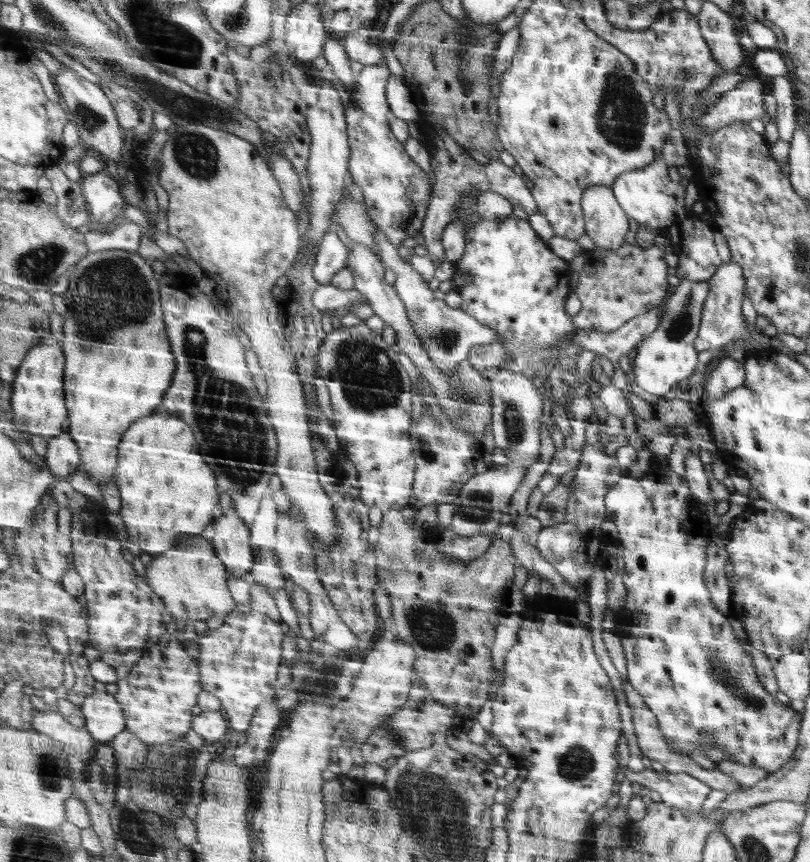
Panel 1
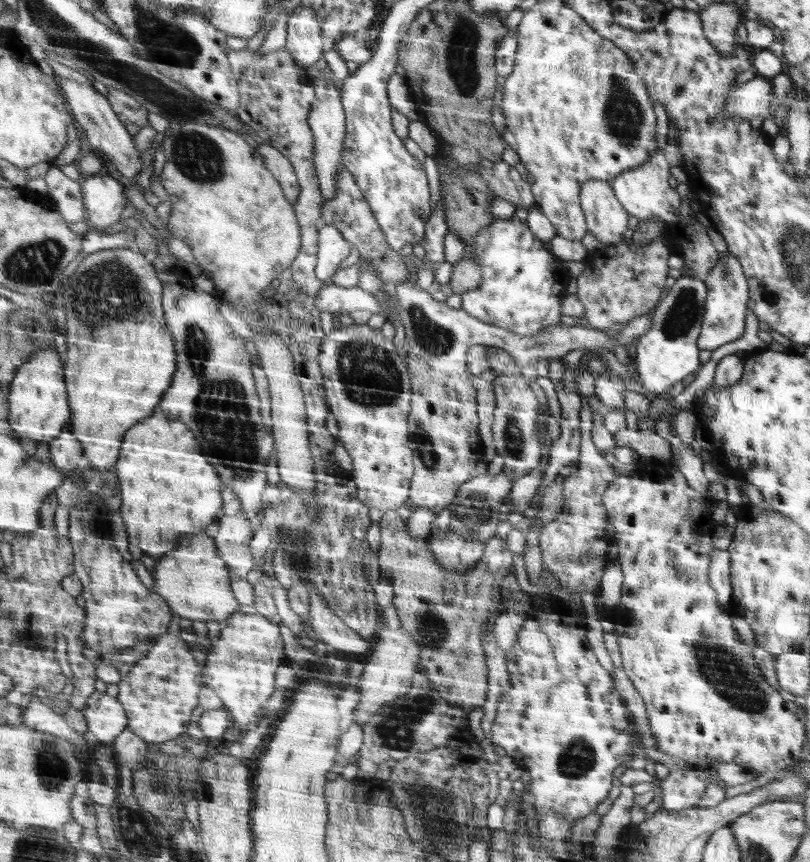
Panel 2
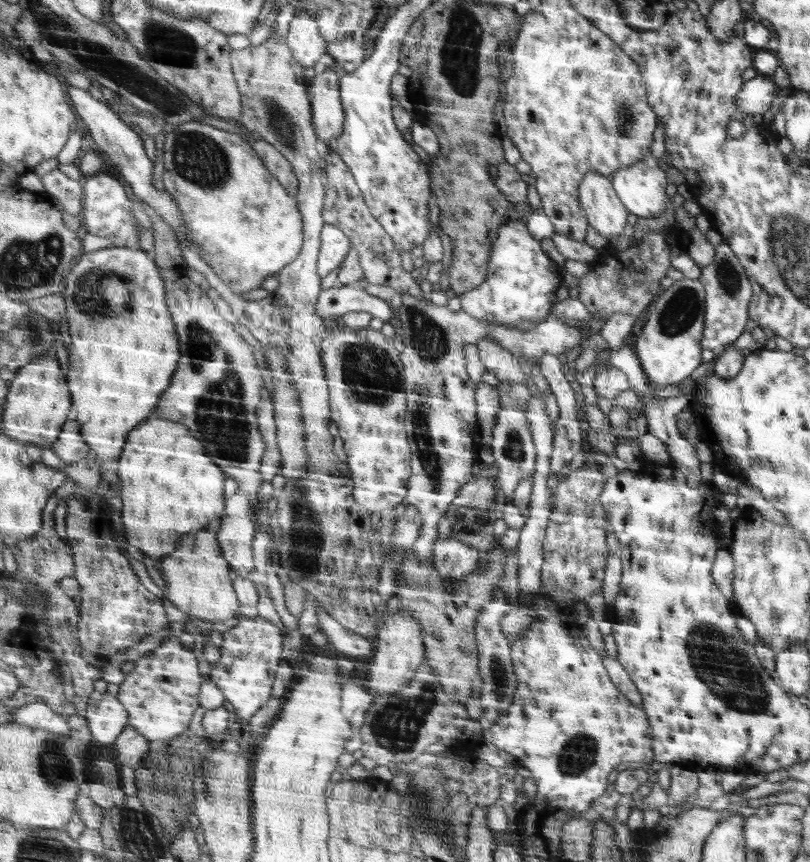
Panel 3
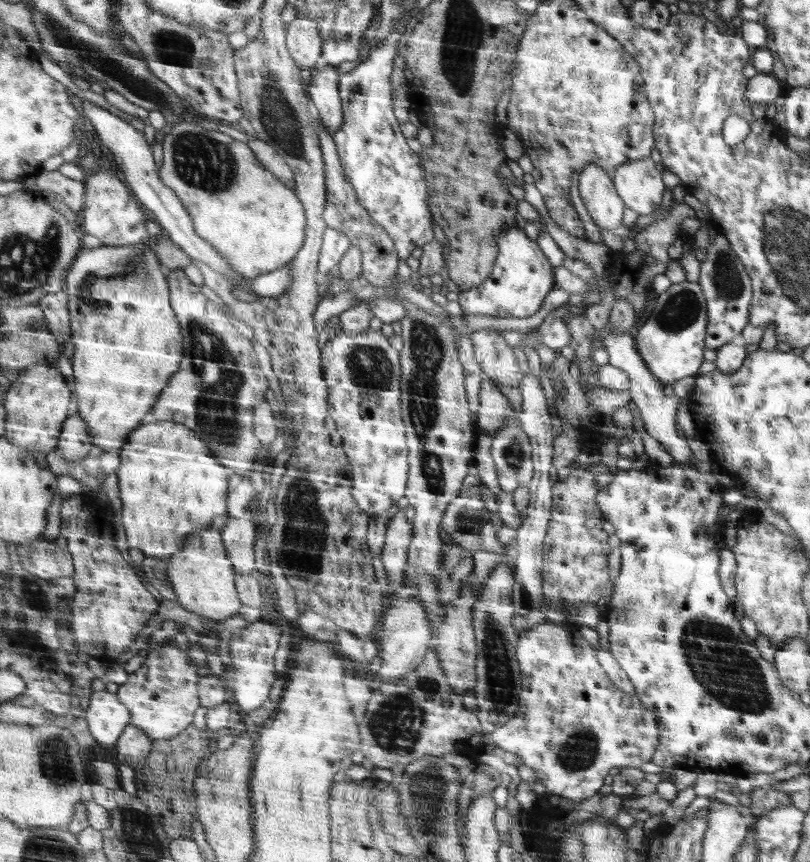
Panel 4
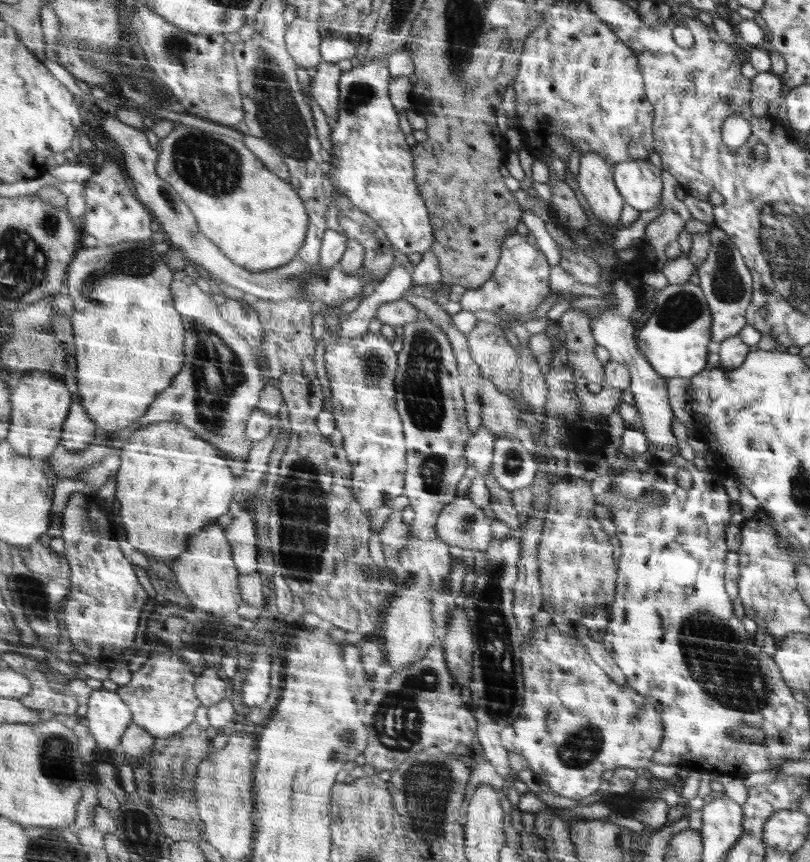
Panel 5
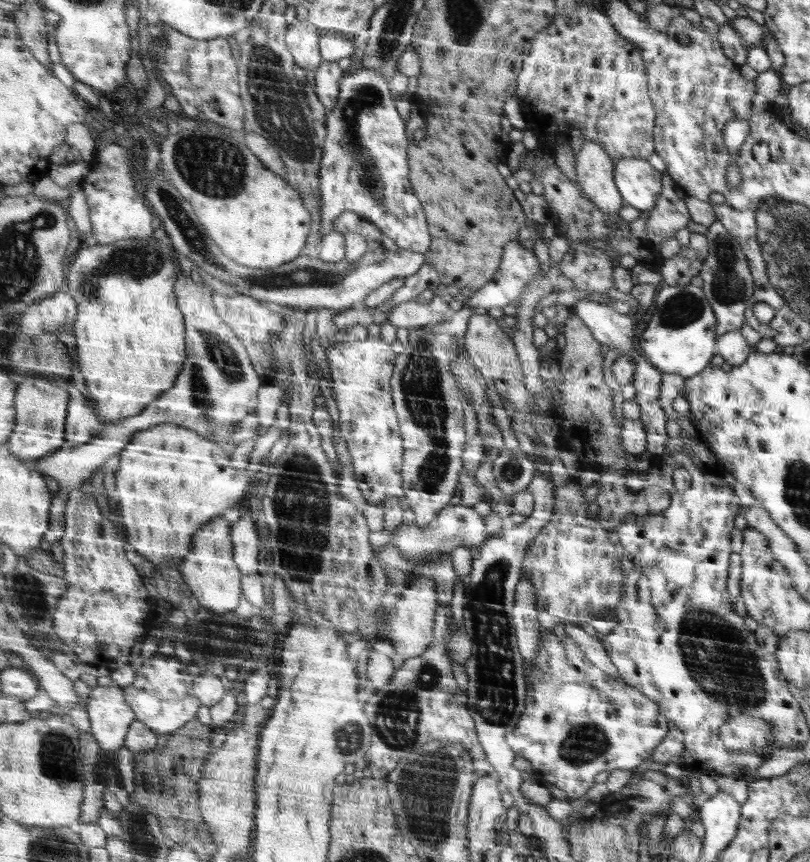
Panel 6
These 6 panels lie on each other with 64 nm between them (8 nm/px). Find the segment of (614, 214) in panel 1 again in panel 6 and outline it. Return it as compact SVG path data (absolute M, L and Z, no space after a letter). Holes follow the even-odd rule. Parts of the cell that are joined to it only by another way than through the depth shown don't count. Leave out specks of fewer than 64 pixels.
M583 140L579 152L575 154L575 184L585 192L585 198L593 202L593 206L613 216L619 210L619 196L617 184L613 178L615 162L609 158L609 152L601 148L597 142Z

